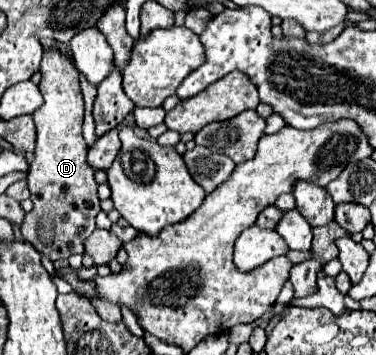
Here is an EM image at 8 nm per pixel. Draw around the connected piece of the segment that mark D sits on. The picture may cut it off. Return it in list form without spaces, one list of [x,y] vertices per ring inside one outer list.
[[[45,50],[39,72],[39,90],[45,102],[33,112],[37,126],[37,146],[27,174],[33,210],[25,214],[21,234],[39,252],[47,254],[55,262],[59,258],[69,258],[71,254],[83,254],[83,242],[95,230],[95,216],[99,214],[101,206],[95,170],[93,166],[87,166],[89,146],[81,132],[85,102],[75,62],[65,52]]]

